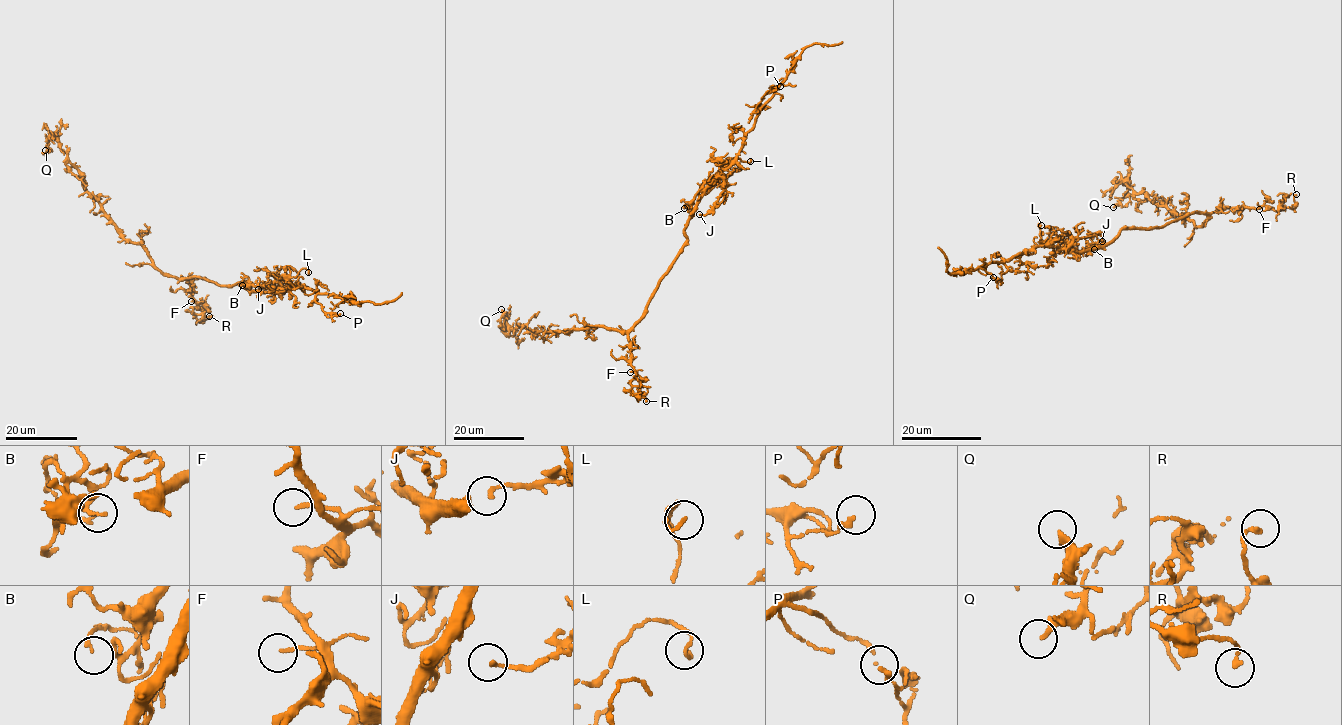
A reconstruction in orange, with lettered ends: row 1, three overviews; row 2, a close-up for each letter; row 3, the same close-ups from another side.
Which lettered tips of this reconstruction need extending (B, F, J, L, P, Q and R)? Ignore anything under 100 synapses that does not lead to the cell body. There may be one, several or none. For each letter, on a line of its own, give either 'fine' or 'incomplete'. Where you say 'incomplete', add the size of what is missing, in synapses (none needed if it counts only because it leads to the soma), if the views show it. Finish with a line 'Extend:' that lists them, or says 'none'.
B: fine
F: fine
J: fine
L: fine
P: fine
Q: fine
R: fine
Extend: none

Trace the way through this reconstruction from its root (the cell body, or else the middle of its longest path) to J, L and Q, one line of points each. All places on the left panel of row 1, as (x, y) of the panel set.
J: (227, 286), (244, 281), (243, 287), (251, 290), (276, 293), (284, 288), (267, 286), (258, 289)
L: (227, 286), (241, 281), (245, 288), (272, 291), (280, 287), (280, 279), (295, 277), (303, 268), (308, 272)
Q: (227, 286), (163, 275), (88, 193), (81, 173), (54, 138), (45, 150)

